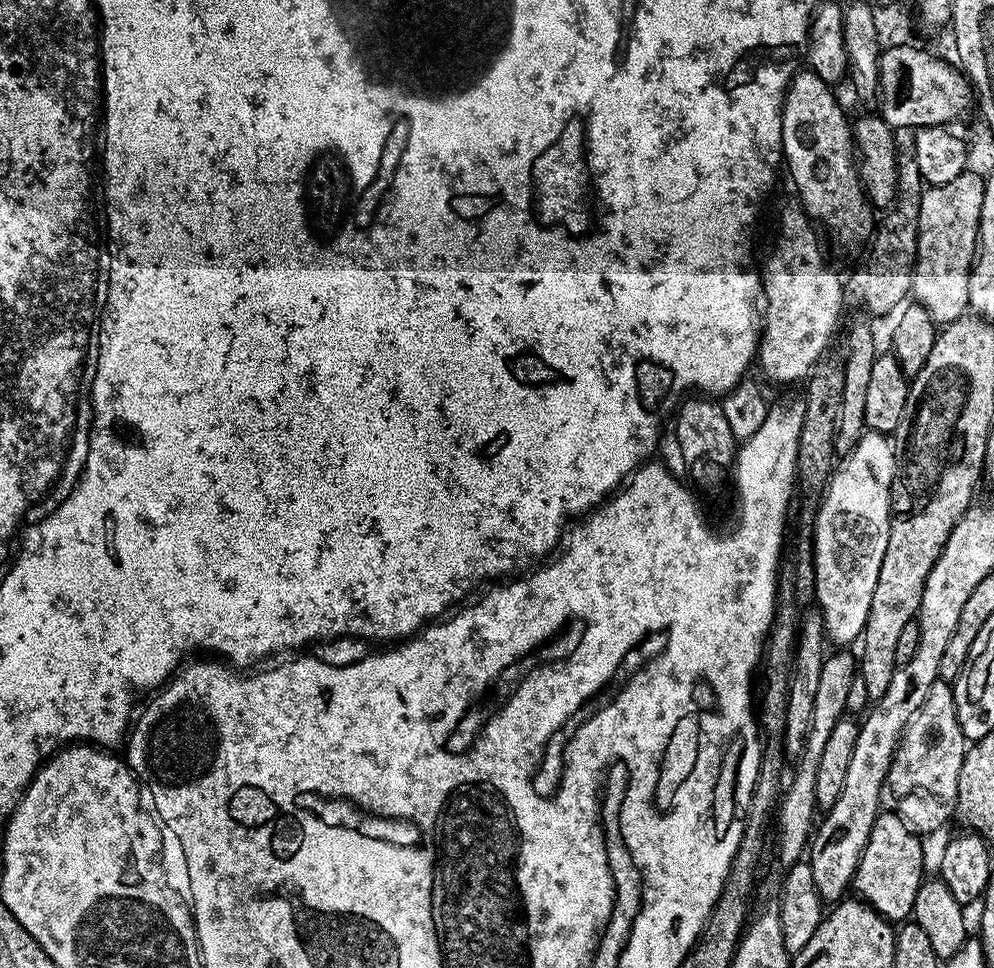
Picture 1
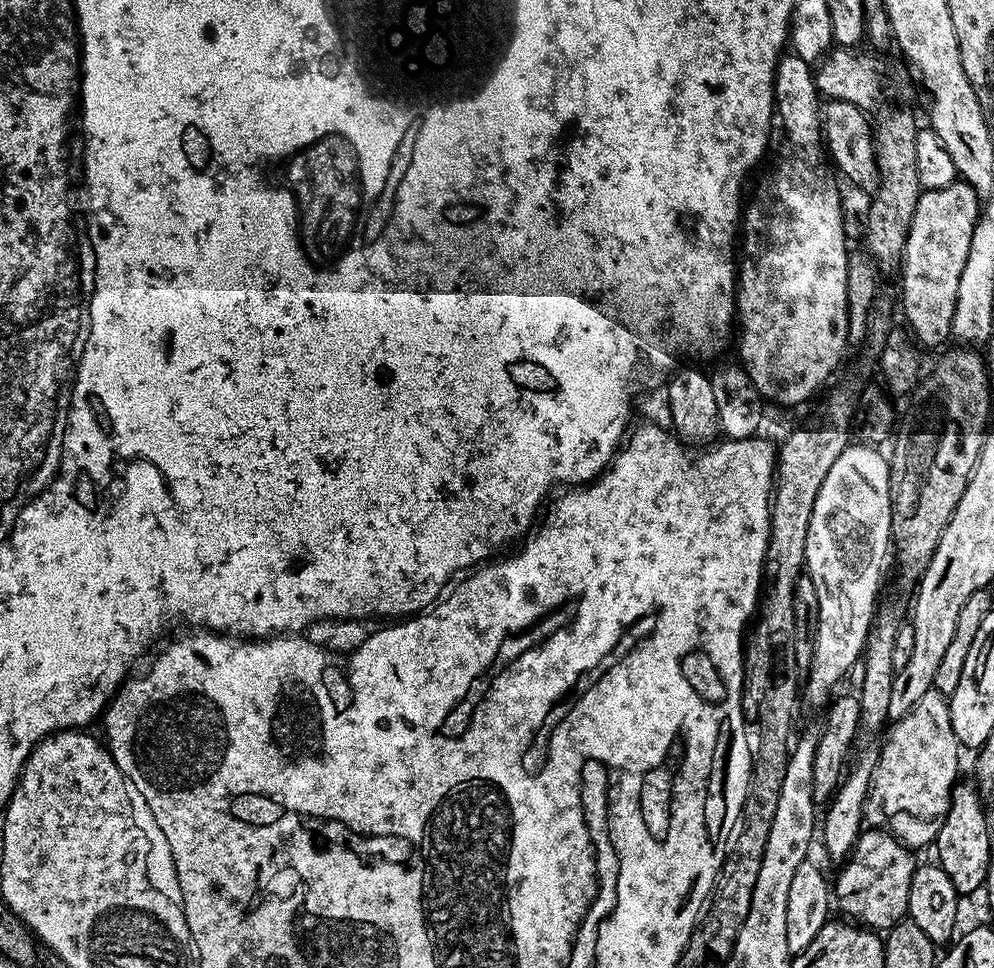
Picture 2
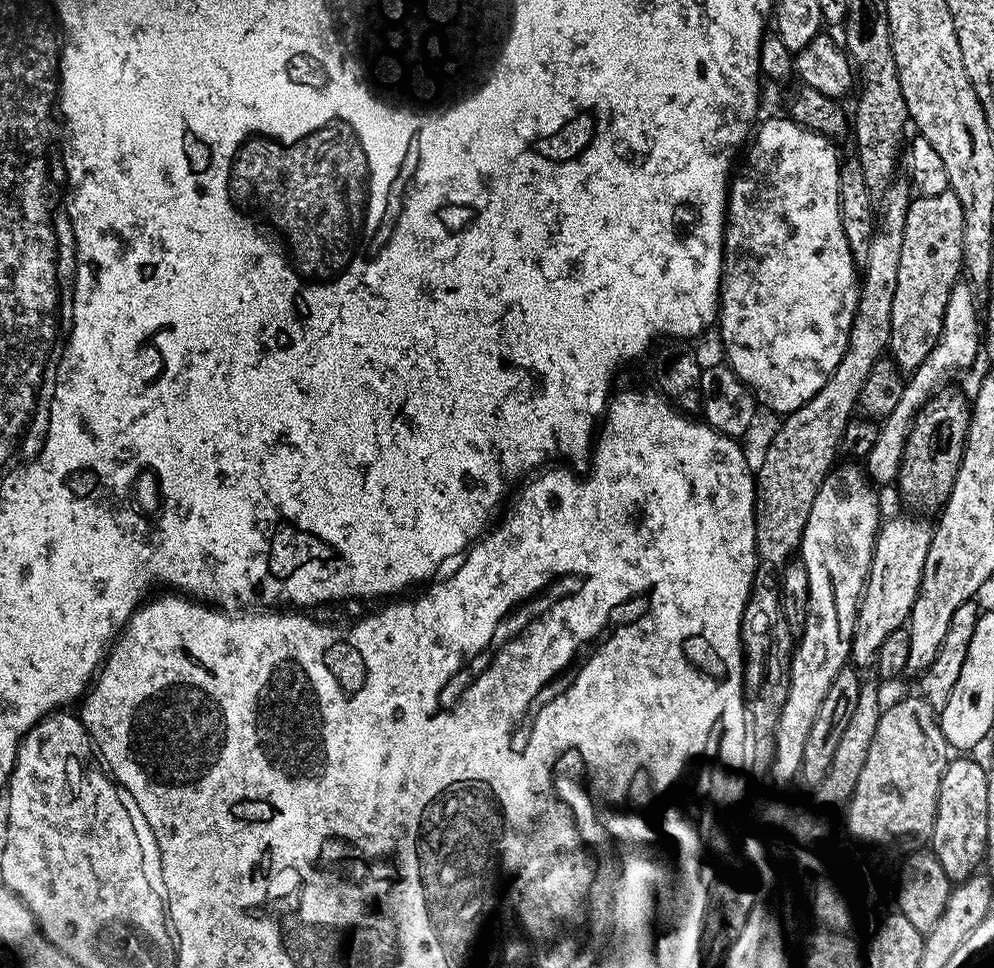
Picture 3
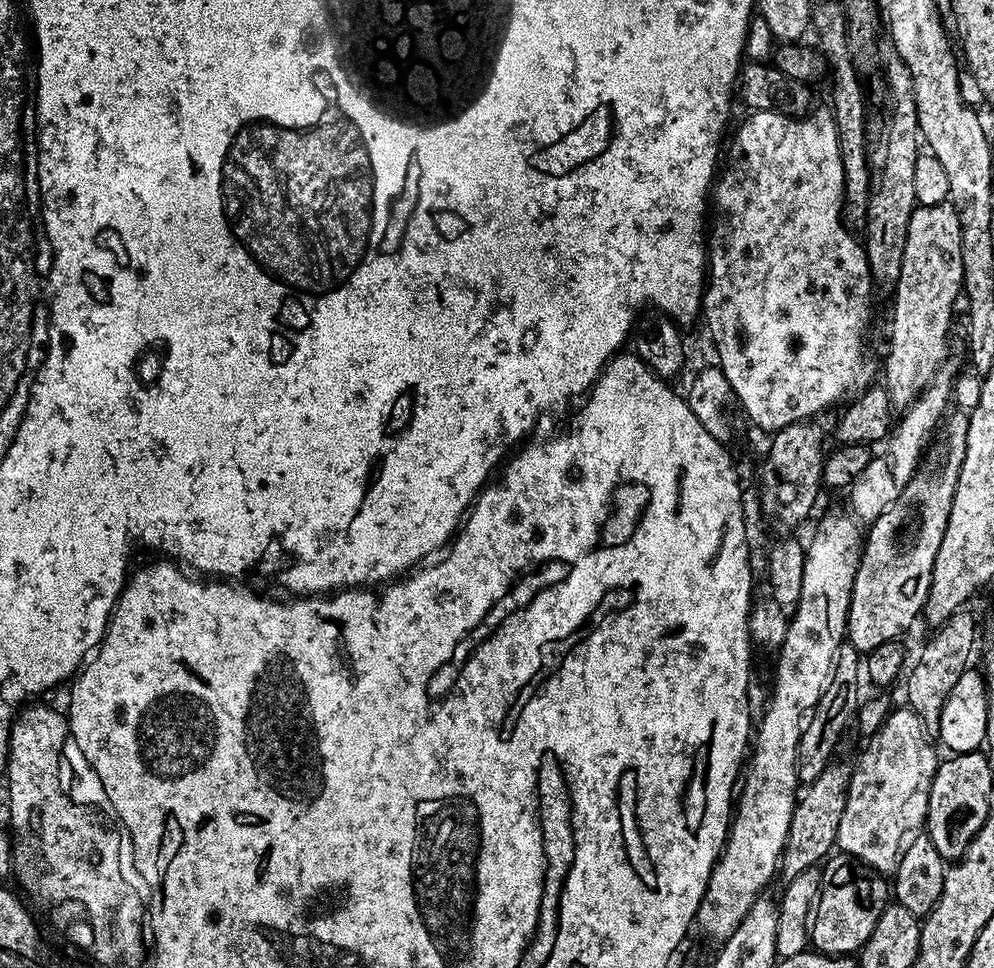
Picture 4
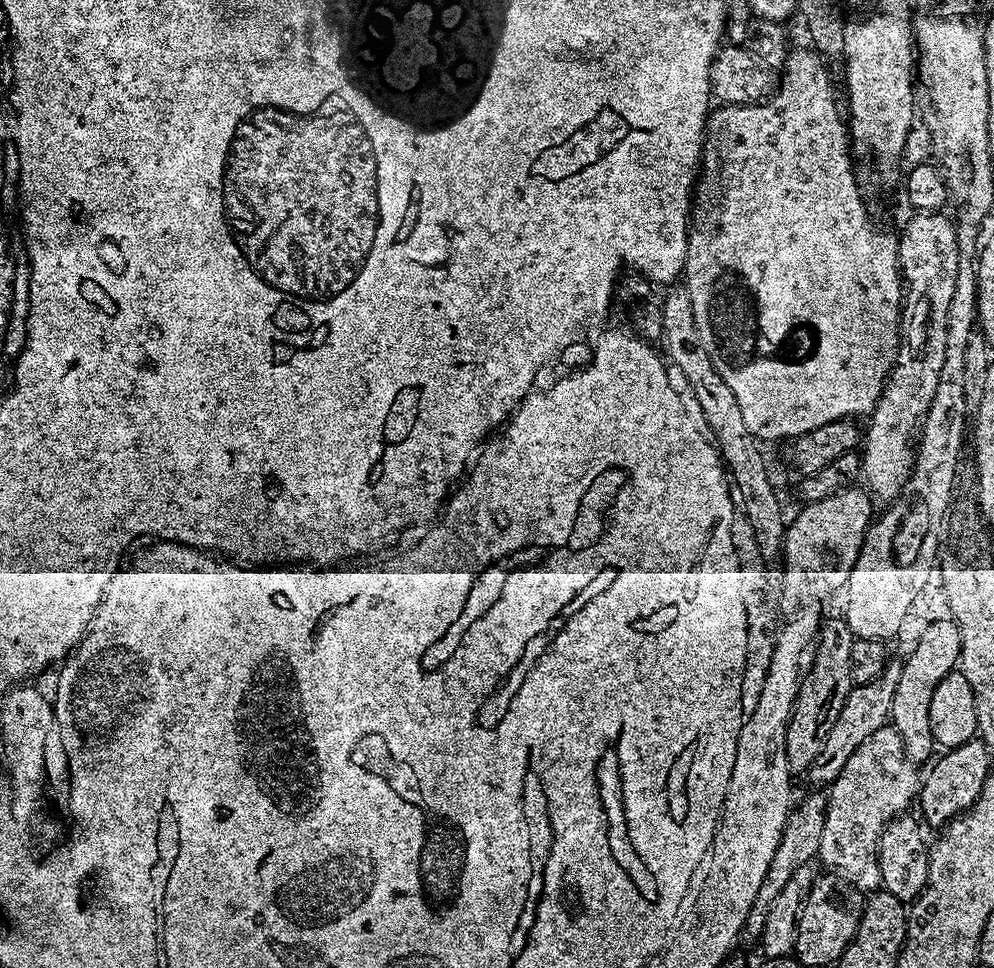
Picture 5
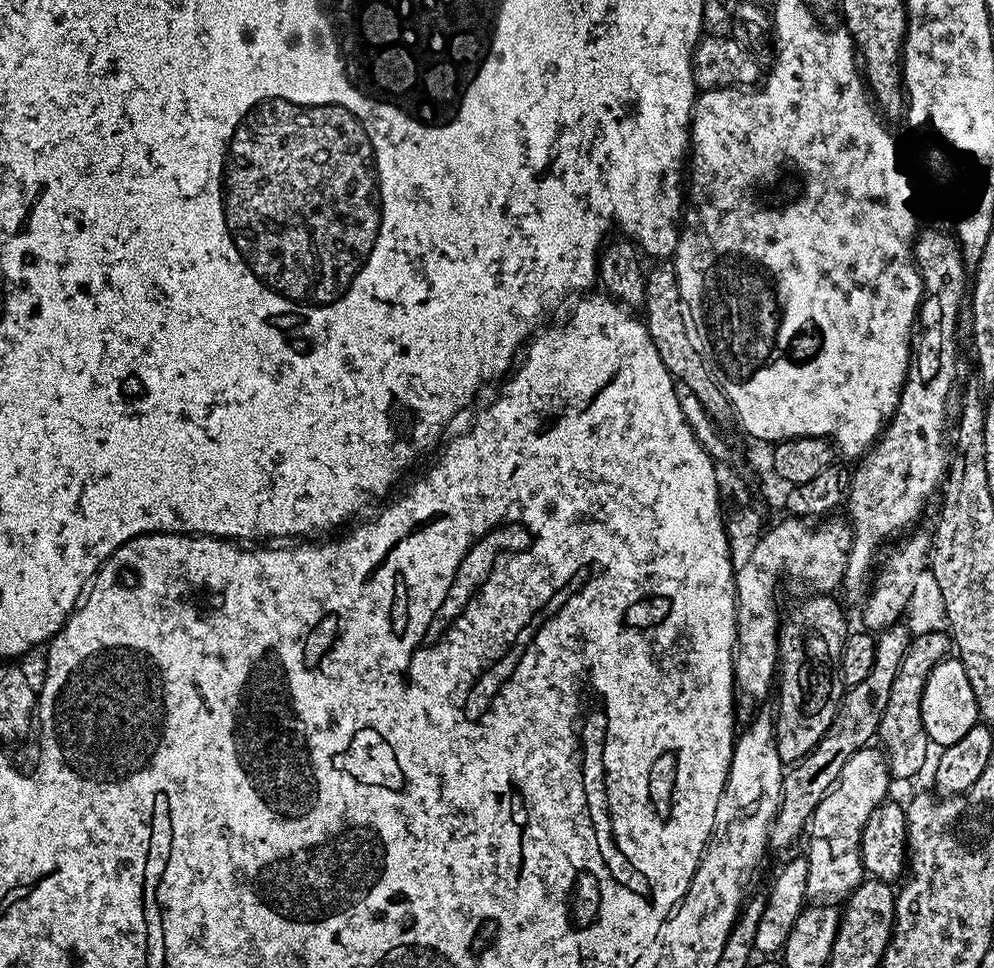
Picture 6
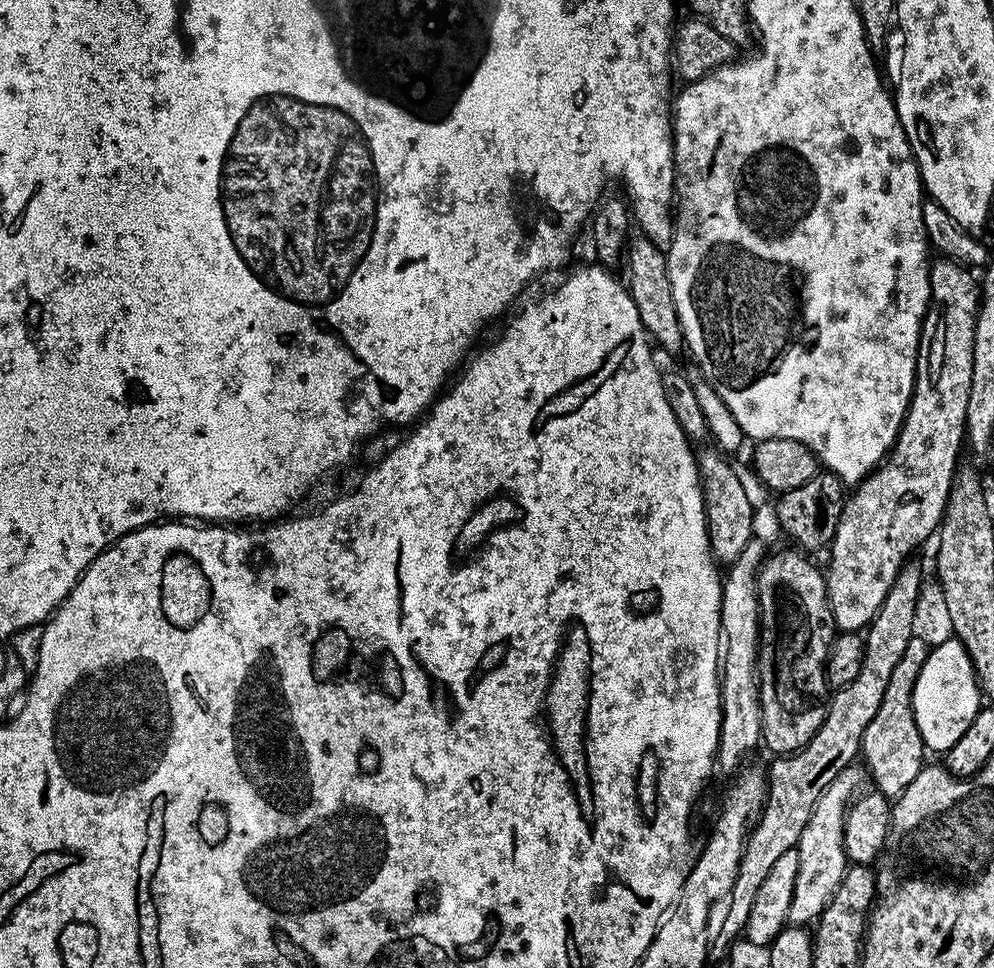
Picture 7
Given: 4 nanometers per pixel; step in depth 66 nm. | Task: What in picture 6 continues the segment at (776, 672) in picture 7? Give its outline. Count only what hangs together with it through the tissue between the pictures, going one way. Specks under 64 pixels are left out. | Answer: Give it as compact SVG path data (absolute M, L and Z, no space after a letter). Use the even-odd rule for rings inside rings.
M815 594L816 596L808 596L805 598L805 600L800 600L797 602L796 605L793 606L792 609L789 610L788 613L785 614L784 620L782 616L782 623L779 625L778 628L778 677L780 676L780 709L775 709L775 726L776 726L776 742L777 742L777 748L778 748L778 754L780 755L780 759L784 761L785 765L788 766L795 766L800 763L801 760L804 759L805 756L808 756L811 754L811 752L814 750L814 746L818 746L818 742L824 735L826 734L826 730L830 730L830 726L834 722L834 718L836 717L836 712L840 708L840 701L844 699L844 694L846 691L846 685L841 677L840 674L840 659L842 658L842 650L844 649L844 643L848 641L848 634L850 631L850 625L847 624L846 621L844 621L844 612L842 609L840 609L840 604L835 599L837 598L835 595L832 594Z

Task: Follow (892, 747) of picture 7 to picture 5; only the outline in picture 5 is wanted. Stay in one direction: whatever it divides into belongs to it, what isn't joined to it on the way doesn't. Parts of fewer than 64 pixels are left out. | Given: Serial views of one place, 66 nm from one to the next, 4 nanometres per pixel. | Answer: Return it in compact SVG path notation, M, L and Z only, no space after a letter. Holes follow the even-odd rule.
M951 618L936 620L923 631L918 646L913 653L903 659L900 664L898 690L894 694L894 706L890 717L891 723L904 739L904 749L911 760L923 762L931 761L934 741L930 726L930 702L934 692L941 682L951 672L957 671L962 650L962 634L956 621Z

